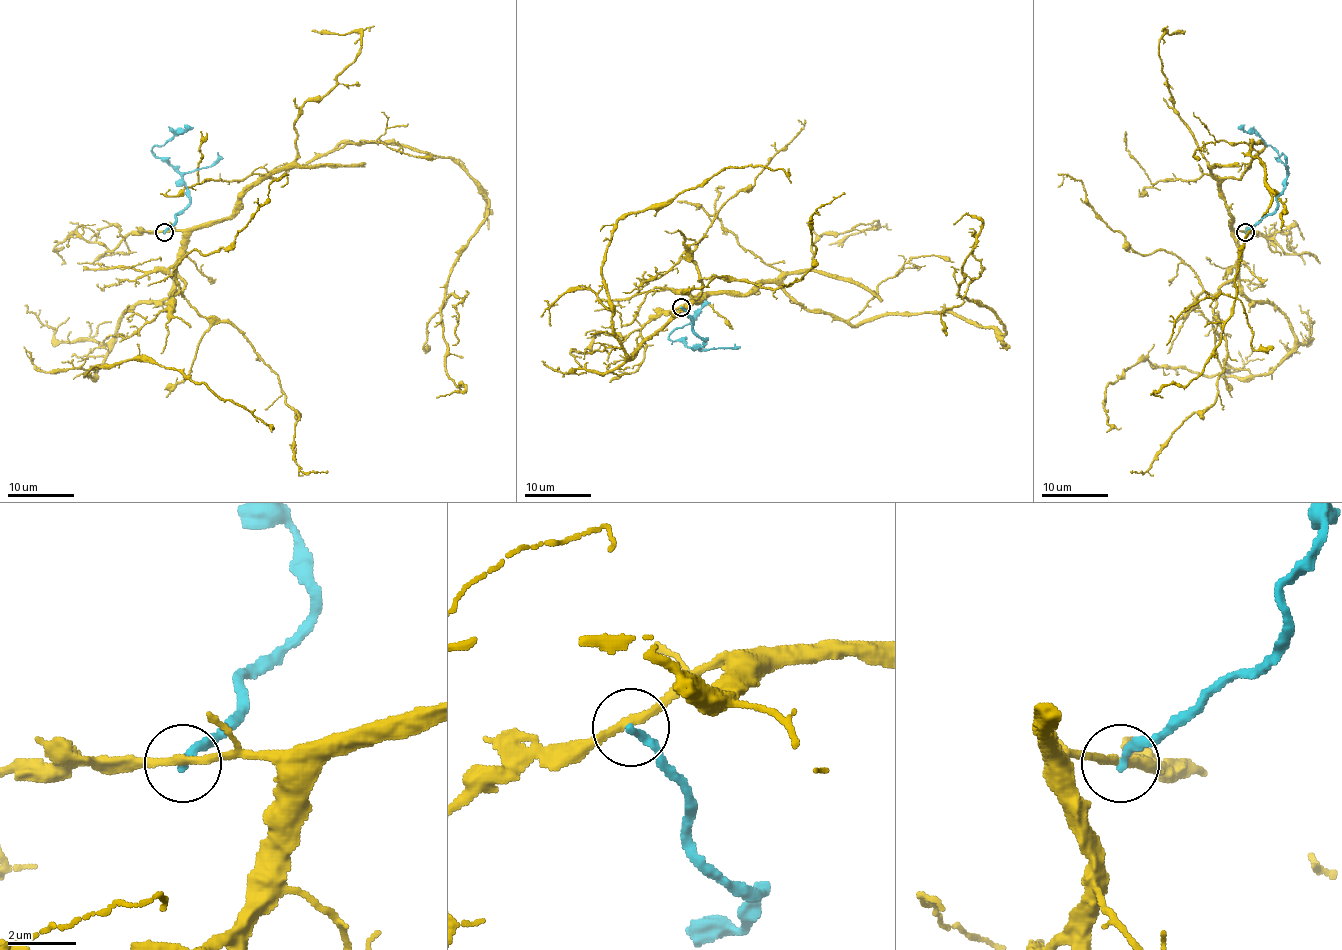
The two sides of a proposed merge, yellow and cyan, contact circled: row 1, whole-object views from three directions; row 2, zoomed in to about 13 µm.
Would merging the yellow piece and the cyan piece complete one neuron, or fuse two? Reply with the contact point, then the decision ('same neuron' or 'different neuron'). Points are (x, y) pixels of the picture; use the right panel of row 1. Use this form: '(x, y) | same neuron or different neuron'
(1245, 232) | different neuron

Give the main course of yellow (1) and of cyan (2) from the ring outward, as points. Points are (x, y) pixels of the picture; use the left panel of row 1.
1: (164, 232), (221, 222), (341, 143), (450, 157), (489, 207), (442, 314), (465, 388), (437, 398)
2: (164, 232), (189, 204), (189, 192), (182, 177), (154, 153), (152, 148), (189, 127)

